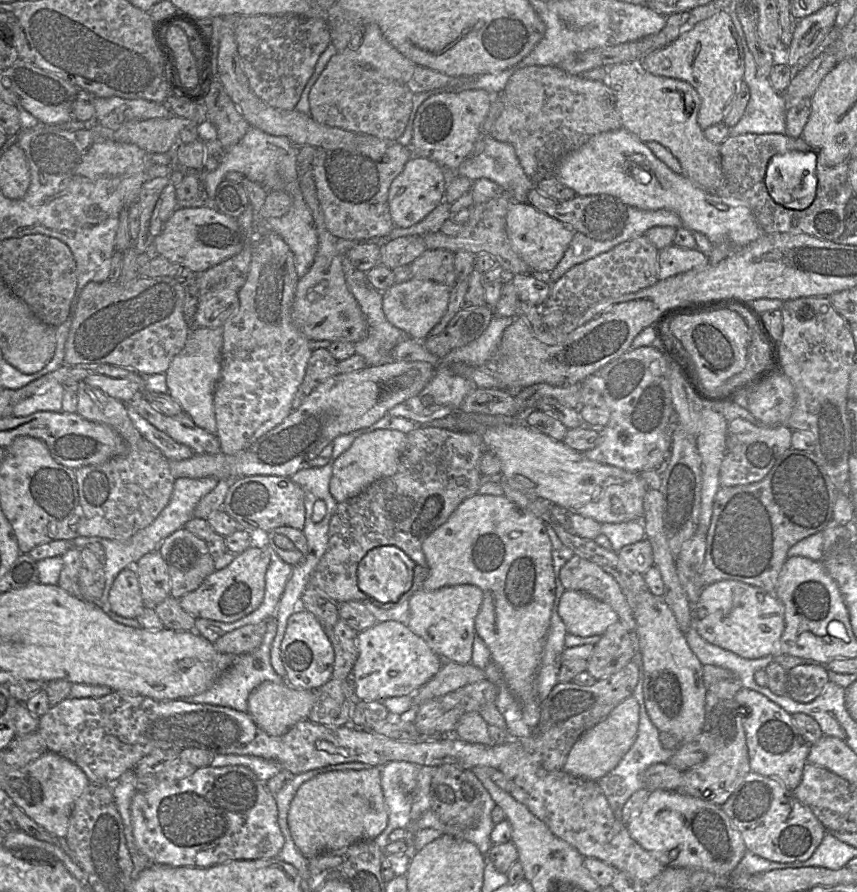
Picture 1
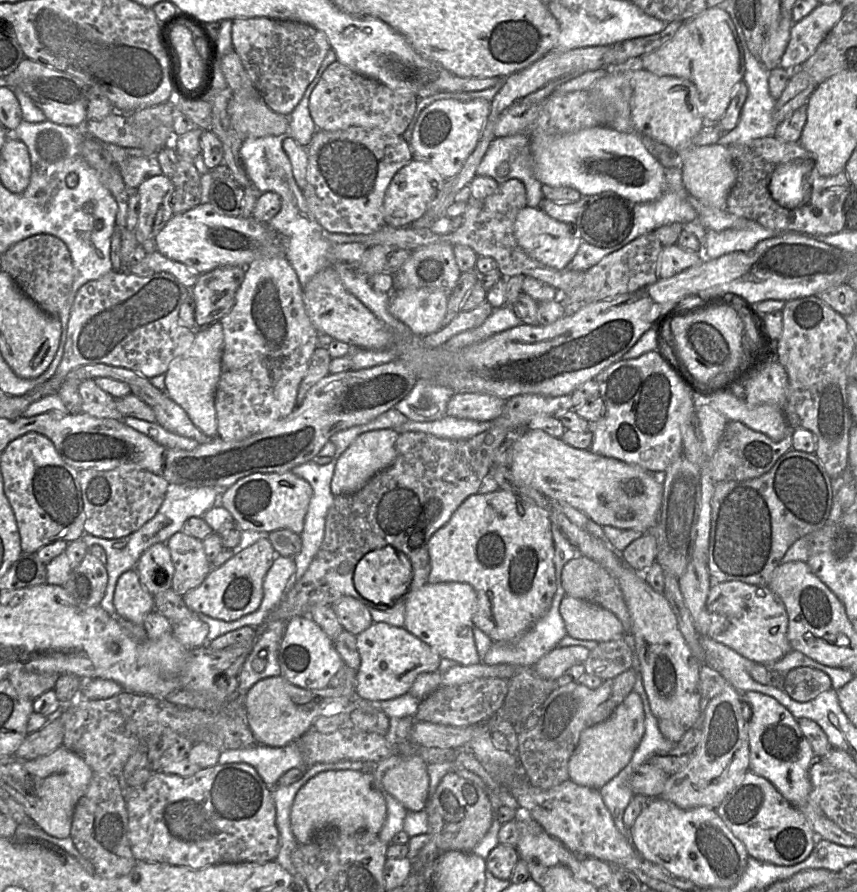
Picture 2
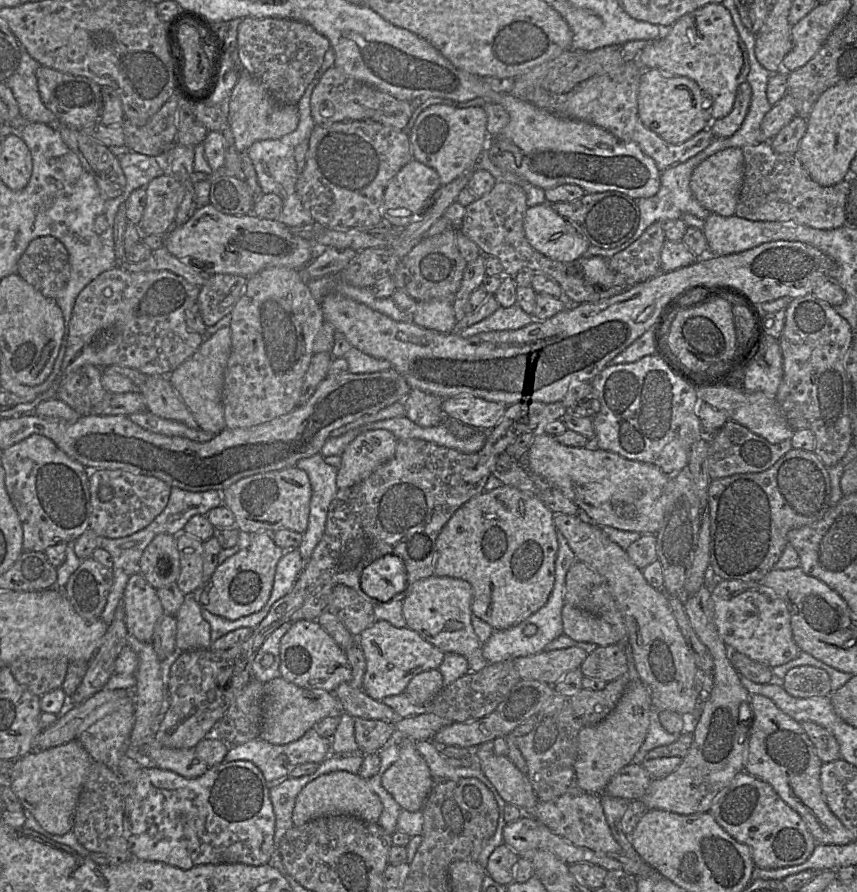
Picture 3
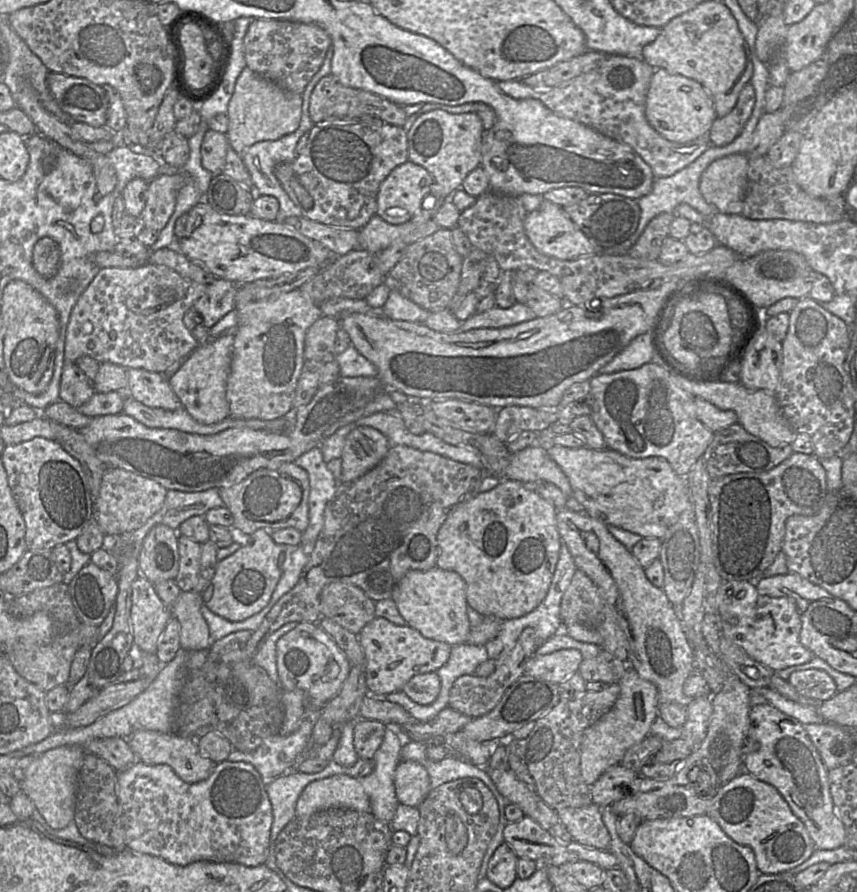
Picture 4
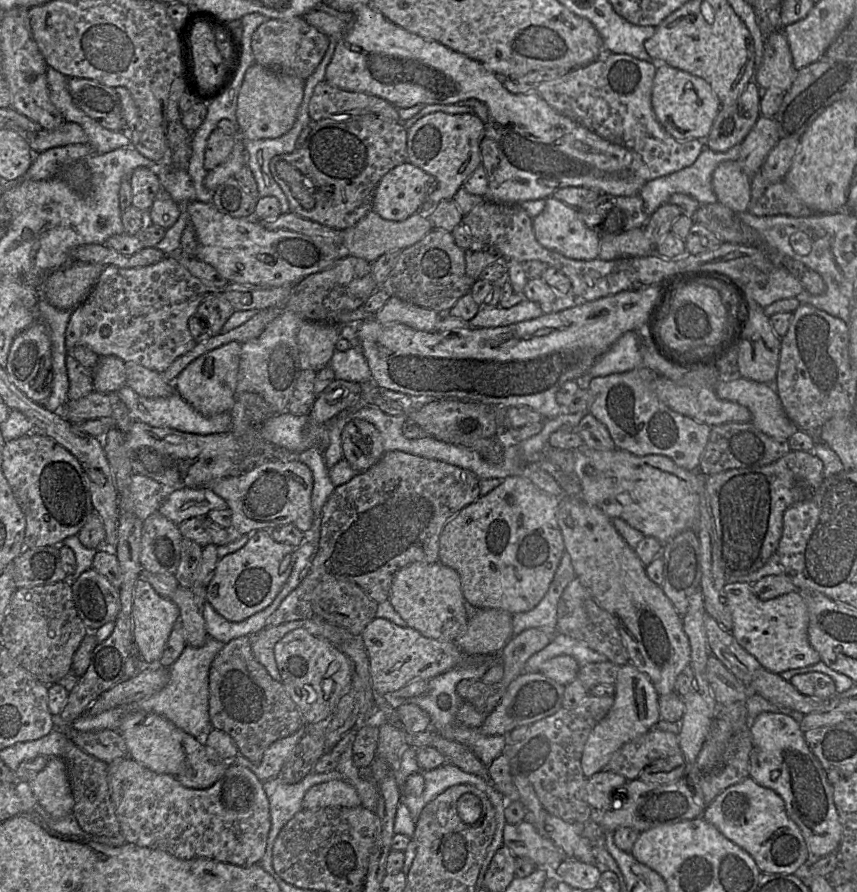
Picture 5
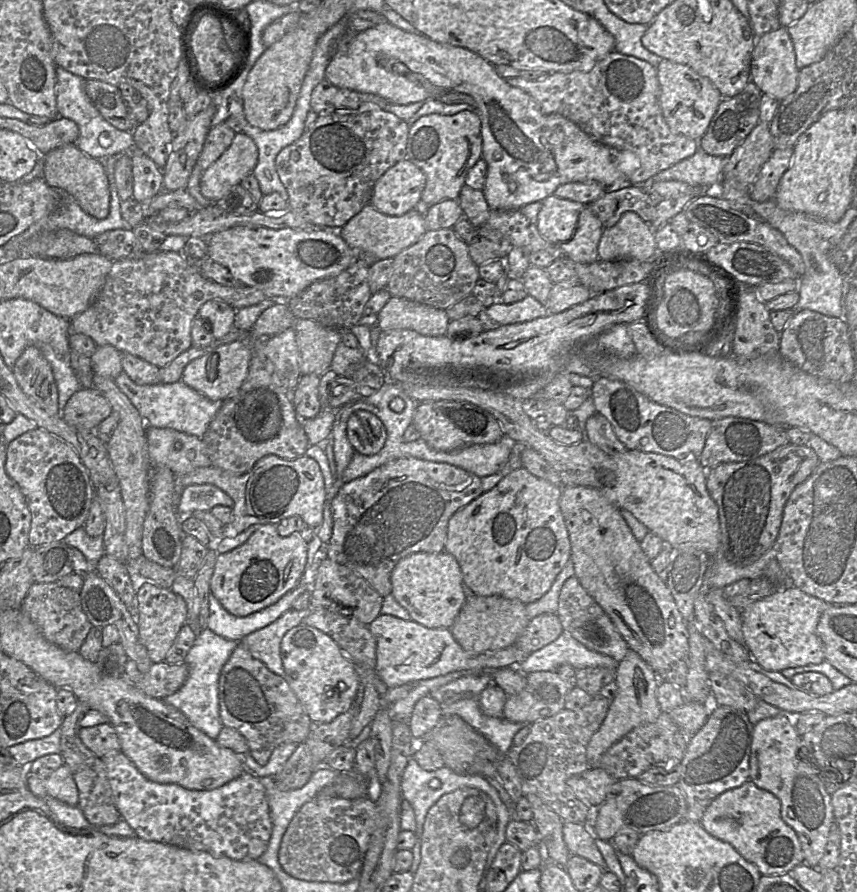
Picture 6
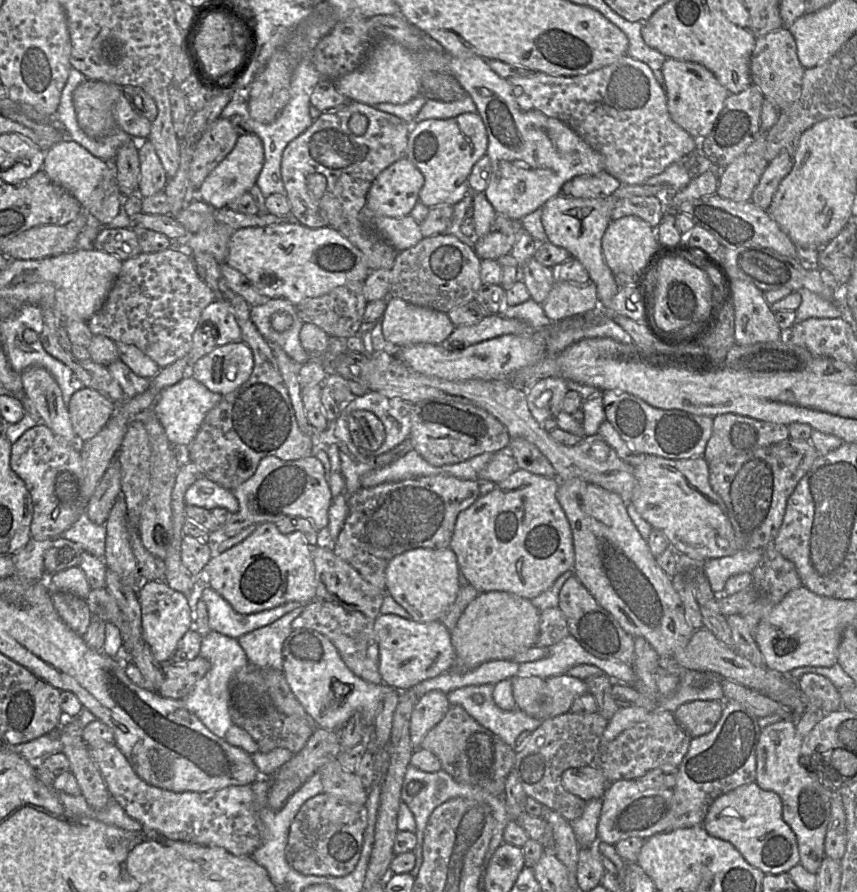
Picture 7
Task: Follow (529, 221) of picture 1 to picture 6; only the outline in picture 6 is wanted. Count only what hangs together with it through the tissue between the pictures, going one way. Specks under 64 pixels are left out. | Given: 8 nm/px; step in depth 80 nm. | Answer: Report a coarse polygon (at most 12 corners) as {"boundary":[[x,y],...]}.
{"boundary":[[552,194],[539,234],[568,259],[599,260],[604,228],[588,204]]}

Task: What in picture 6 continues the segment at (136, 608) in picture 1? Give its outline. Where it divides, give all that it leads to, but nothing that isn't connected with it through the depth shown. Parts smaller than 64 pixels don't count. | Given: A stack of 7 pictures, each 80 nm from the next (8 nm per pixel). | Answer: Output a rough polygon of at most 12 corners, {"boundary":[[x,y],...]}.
{"boundary":[[137,583],[136,623],[154,664],[186,624],[170,588]]}

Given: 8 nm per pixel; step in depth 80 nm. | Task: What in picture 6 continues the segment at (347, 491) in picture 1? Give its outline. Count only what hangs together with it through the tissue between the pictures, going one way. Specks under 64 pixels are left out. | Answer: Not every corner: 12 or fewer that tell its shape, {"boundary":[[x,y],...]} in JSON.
{"boundary":[[368,411],[353,413],[346,431],[354,451],[377,454],[385,426]]}

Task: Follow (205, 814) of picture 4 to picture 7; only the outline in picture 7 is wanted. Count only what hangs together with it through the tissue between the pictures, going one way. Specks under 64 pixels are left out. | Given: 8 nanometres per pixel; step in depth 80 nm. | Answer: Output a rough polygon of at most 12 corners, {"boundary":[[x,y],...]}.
{"boundary":[[116,744],[89,753],[112,799],[170,840],[250,856],[251,785],[173,792]]}

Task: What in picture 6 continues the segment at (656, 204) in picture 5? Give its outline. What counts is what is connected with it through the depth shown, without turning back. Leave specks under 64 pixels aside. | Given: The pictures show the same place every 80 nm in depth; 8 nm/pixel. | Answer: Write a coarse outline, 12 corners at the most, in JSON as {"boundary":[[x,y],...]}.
{"boundary":[[698,148],[692,156],[637,186],[676,180],[721,197],[728,157]]}

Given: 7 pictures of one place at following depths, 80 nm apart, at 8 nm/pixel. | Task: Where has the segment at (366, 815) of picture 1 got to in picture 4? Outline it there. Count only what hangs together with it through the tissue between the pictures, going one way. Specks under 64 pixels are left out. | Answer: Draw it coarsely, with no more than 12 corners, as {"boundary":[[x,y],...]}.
{"boundary":[[337,774],[310,782],[296,817],[328,808],[371,813],[361,783]]}

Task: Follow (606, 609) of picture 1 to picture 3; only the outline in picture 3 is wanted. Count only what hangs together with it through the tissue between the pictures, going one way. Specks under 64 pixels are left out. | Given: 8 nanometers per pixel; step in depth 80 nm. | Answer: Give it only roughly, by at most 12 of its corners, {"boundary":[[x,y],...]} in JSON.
{"boundary":[[564,603],[563,633],[579,642],[617,643],[611,625]]}

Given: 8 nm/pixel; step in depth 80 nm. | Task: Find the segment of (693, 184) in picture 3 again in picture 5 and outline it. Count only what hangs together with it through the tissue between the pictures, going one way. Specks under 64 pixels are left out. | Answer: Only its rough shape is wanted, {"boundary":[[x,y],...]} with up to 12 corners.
{"boundary":[[735,160],[712,174],[717,202],[745,212],[750,178]]}

